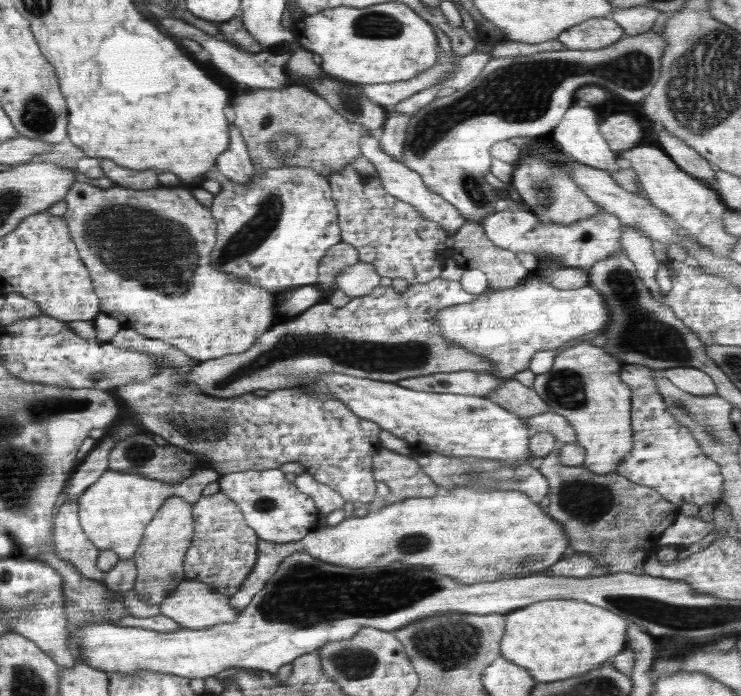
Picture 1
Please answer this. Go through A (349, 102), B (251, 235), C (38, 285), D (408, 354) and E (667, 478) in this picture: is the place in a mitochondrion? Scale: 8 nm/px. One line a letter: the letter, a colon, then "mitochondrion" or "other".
A: mitochondrion
B: mitochondrion
C: other
D: mitochondrion
E: other

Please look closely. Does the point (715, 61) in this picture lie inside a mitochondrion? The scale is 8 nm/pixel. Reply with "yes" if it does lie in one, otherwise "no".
yes

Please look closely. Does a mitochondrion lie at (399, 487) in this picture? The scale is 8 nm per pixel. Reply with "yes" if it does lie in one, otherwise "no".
no

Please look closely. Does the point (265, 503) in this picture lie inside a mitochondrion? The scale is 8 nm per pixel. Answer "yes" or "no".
yes

